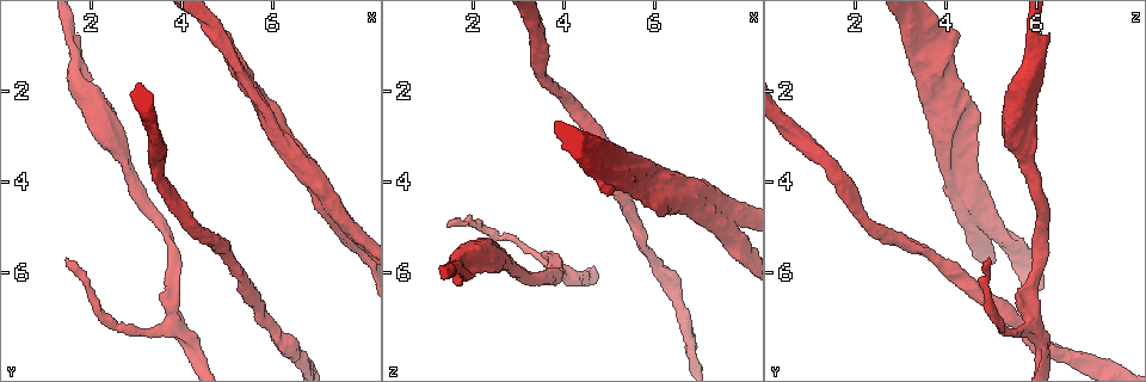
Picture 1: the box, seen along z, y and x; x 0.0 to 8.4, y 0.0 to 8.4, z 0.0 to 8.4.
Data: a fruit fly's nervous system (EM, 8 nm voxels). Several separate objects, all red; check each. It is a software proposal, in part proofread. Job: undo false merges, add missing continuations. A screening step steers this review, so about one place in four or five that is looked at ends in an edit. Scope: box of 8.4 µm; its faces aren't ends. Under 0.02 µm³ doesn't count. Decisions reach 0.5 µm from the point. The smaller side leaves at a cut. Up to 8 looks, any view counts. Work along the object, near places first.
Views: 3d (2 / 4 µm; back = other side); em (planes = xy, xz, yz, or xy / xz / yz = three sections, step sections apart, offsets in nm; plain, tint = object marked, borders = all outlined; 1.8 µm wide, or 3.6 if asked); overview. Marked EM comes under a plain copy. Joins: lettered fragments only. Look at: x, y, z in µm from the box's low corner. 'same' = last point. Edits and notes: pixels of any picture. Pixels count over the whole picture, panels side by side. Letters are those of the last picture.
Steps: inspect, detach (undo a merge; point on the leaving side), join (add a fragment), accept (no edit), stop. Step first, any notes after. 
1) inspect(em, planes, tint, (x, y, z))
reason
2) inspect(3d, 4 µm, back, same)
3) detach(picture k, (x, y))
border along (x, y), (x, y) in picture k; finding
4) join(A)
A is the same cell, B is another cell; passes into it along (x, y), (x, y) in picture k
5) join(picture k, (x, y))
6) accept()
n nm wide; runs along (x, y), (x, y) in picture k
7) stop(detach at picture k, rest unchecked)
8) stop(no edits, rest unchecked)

inspect(3d, 4 µm, (1.45, 5.75, 4.95))
an open end

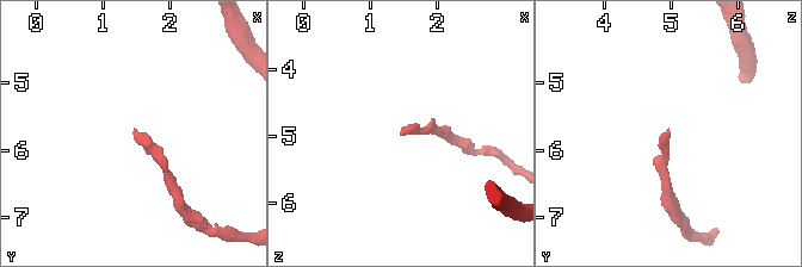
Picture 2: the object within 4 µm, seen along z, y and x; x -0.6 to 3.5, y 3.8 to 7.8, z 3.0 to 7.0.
inspect(em, planes, borders, (1.50, 5.70, 4.95))
now the EM

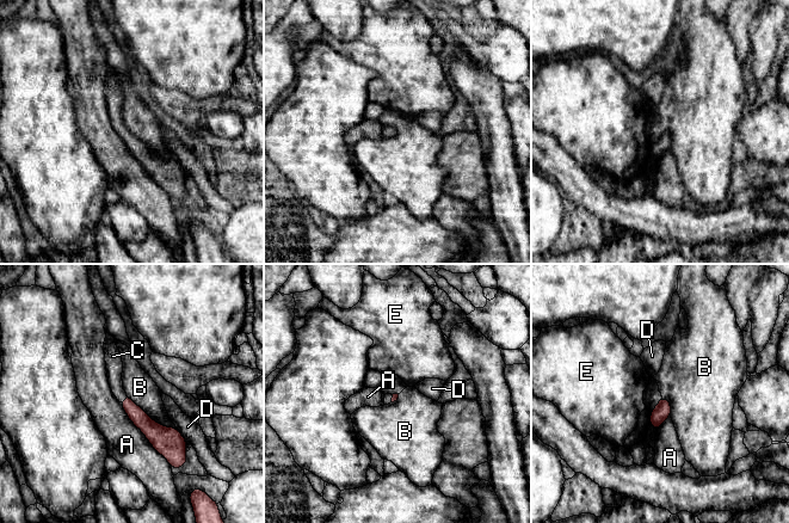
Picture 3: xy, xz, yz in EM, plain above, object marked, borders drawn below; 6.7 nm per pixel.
join(C)
C is the same cell, A, B, D and E are other cells; passes into it along (136, 414), (124, 398), (113, 363) in picture 3; it goes on there

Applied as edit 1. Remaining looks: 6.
inspect(overview)
see it whole again

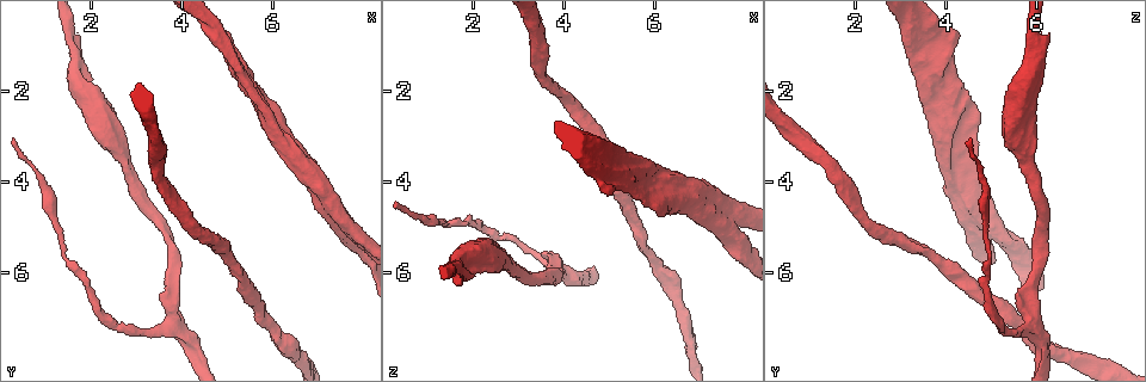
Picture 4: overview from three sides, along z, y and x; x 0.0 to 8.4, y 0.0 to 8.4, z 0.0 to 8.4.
inspect(em, planes, tint, (5.50, 2.00, 3.70))
three arms meet

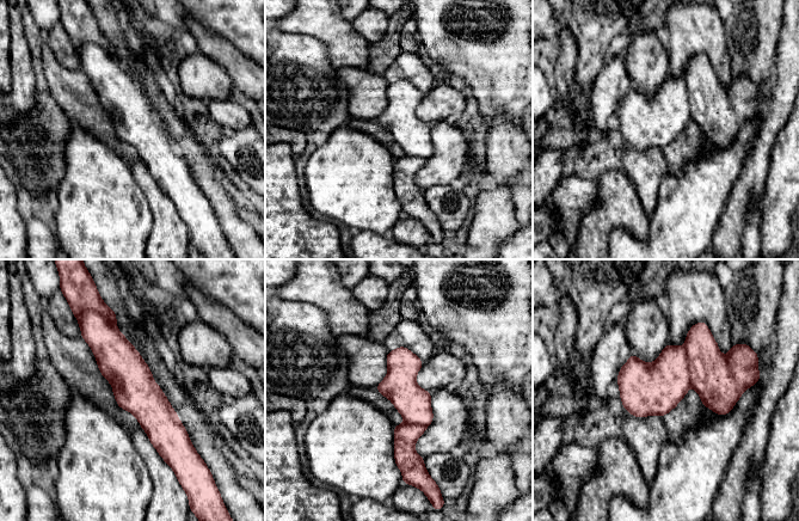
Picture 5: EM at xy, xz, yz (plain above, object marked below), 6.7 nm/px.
inspect(em, planes, borders, same)

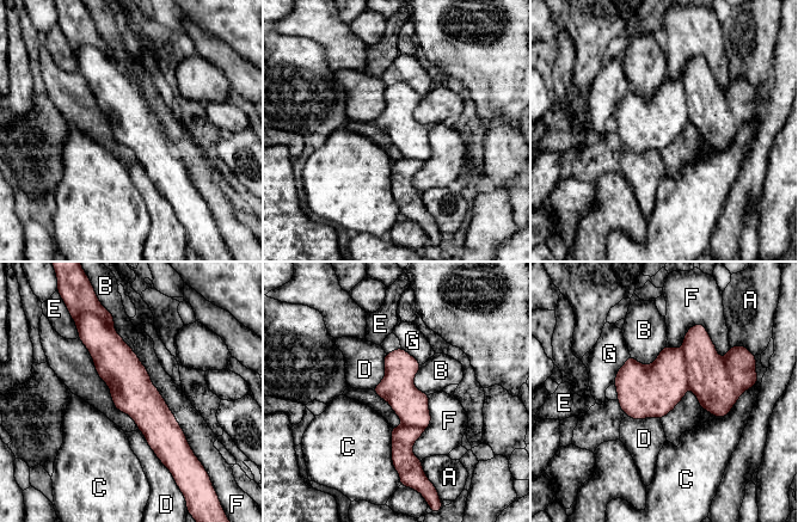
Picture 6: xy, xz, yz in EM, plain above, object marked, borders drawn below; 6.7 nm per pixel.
accept()
A, B, C, D, E, F and G are other cells; runs along (104, 329), (164, 435), (164, 458) in picture 6; all the same neuron

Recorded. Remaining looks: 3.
inspect(3d, 2 µm, (7.35, 4.60, 4.75))
side arm on a straight run

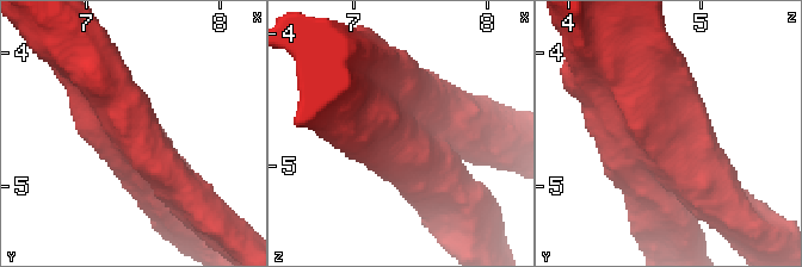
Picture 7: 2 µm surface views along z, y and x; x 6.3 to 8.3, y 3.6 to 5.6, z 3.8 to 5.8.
inspect(em, xy, step 8, tint, (7.32, 4.64, 4.74))
need the tissue

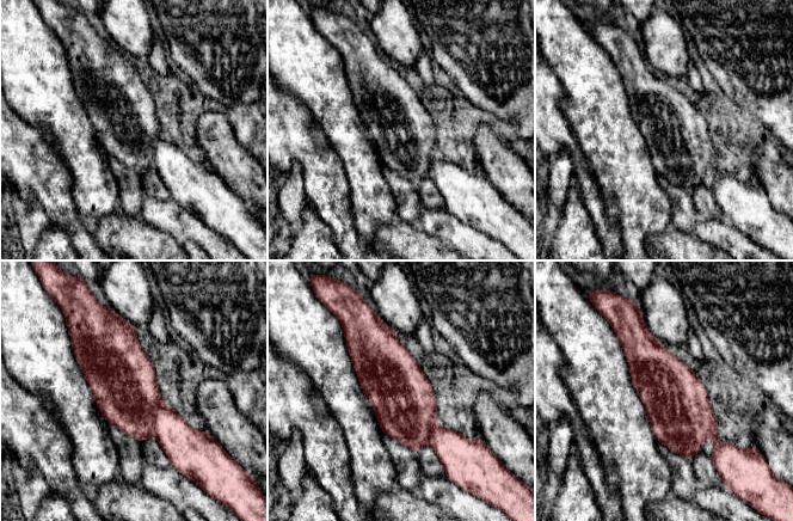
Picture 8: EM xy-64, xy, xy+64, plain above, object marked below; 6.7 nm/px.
inspect(em, planes, borders, same)
cut it another way

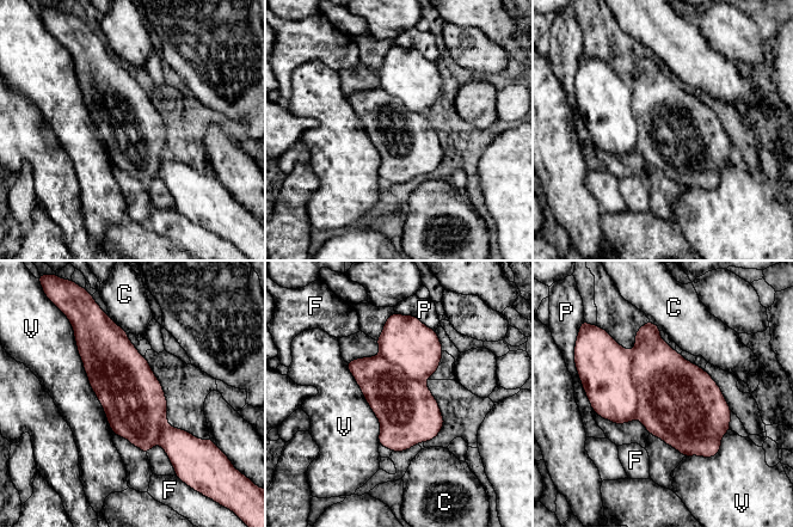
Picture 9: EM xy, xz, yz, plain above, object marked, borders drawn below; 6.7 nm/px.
accept()
V touches over 700 nm; C, F, P and V are other cells; border along (74, 335), (88, 384), (114, 433) in picture 9; continuous, no second neuron

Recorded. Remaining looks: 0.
stop(join at picture 3, rest unchecked)

